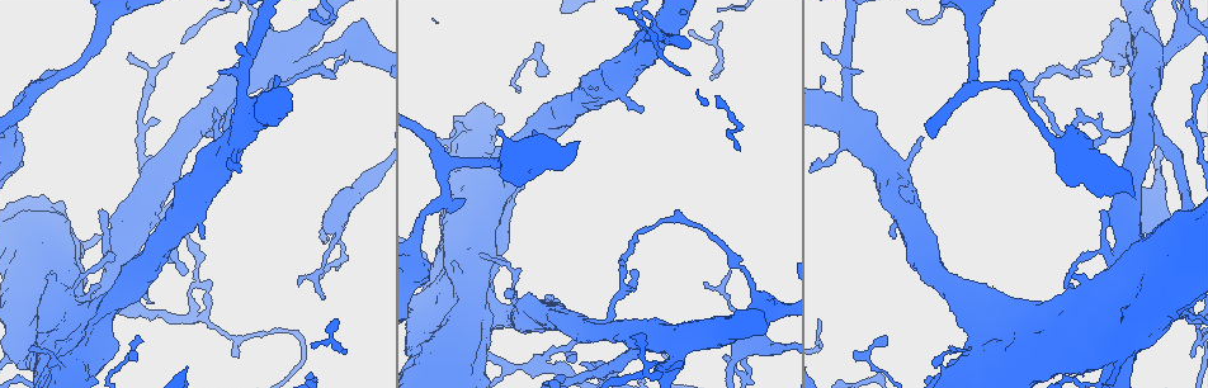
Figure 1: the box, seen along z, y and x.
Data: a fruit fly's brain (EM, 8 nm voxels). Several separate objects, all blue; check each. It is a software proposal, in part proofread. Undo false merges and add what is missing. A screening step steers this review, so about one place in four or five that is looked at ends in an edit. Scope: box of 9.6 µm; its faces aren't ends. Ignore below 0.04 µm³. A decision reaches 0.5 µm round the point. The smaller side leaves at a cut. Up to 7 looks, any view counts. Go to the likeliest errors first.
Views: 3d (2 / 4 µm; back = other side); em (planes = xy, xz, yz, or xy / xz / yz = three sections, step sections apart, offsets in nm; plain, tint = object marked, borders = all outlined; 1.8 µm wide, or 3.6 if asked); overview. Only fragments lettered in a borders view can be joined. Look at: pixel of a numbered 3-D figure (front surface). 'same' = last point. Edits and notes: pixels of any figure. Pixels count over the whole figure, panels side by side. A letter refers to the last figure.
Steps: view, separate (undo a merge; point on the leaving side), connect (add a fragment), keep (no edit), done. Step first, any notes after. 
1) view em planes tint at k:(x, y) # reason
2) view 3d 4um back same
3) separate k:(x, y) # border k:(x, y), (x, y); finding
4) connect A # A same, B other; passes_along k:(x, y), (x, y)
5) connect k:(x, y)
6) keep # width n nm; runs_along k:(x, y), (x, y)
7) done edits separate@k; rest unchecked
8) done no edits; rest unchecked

view em planes borders at 1:(201, 239) # an open end

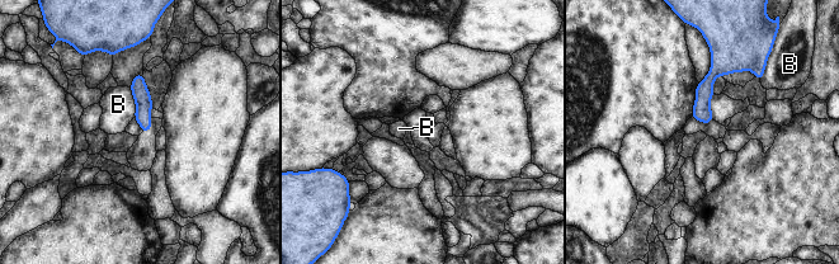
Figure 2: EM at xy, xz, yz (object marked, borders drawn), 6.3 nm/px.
keep # B other; runs_along 2:(744, 66), (721, 66), (694, 114); no lettered fragment goes on from it

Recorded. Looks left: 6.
view em yz step 8 borders at 1:(54, 71) # free end

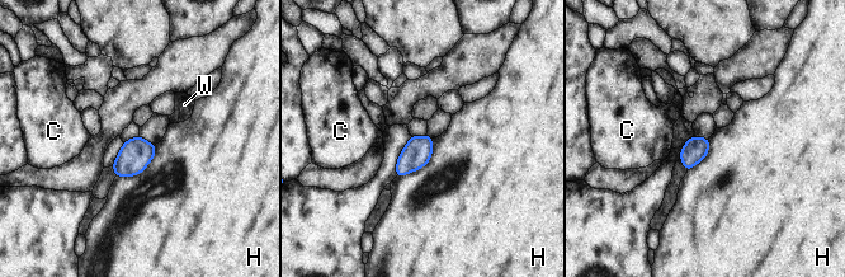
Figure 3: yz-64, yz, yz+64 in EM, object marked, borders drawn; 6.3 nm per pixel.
keep # longest_contact H 340 nm; C other, H other, W other; border 3:(433, 139), (432, 158), (396, 177); no lettered fragment goes on from it

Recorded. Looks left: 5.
view 3d 4um back at 1:(724, 357) # tapers out

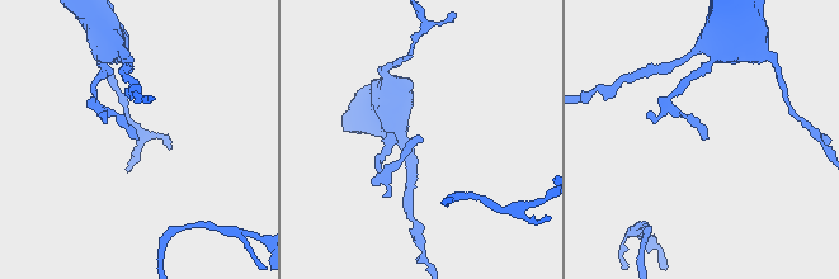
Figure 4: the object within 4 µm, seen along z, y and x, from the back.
view em xz step 4 tint at 4:(708, 138)

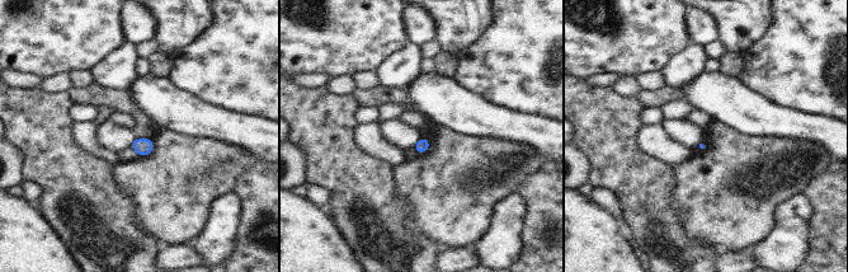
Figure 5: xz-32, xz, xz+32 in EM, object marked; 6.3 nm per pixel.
view em planes borders same # cut it another way

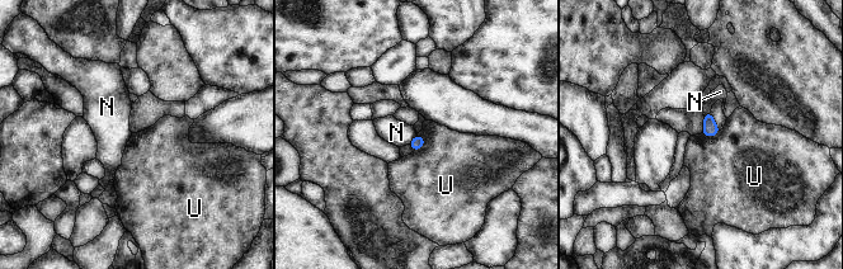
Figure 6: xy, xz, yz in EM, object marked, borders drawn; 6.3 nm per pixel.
keep # width 80 nm; N other, U other; border 6:(419, 133), (424, 144), (414, 151); no lettered fragment goes on from it

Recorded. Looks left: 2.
done no edits; rest unchecked

